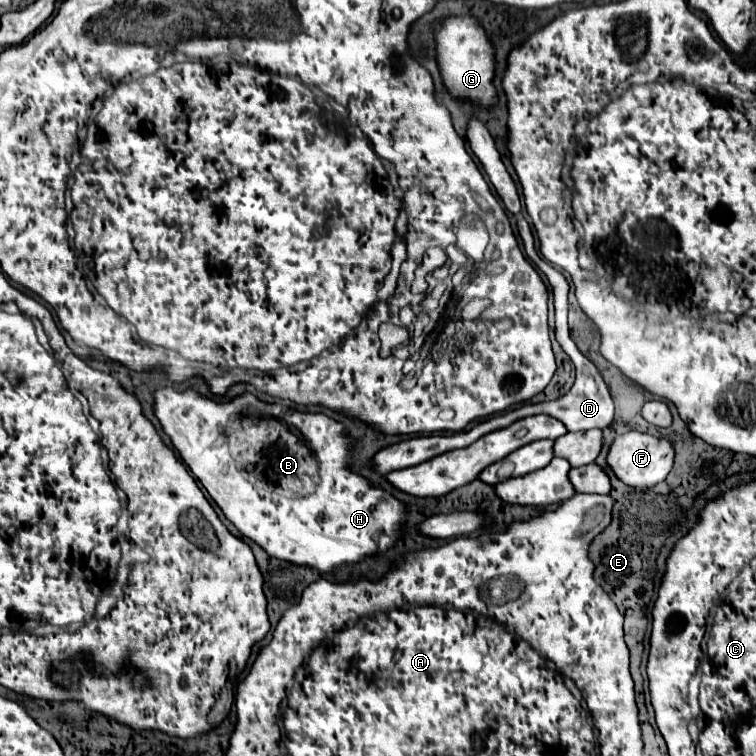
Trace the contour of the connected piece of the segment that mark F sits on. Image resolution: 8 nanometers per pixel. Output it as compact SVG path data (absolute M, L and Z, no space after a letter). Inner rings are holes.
M633 429L629 433L615 437L615 441L609 449L609 455L607 455L607 463L625 485L647 489L647 487L653 487L653 485L665 481L665 477L669 475L669 471L673 469L673 463L675 463L675 447L665 437L655 437L655 435Z

